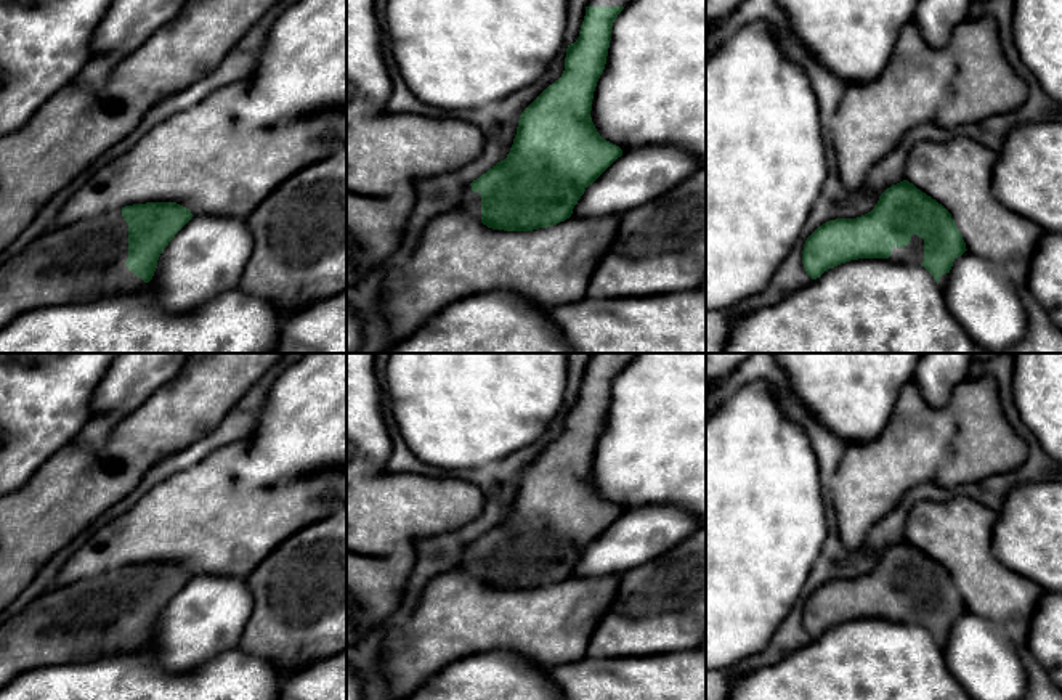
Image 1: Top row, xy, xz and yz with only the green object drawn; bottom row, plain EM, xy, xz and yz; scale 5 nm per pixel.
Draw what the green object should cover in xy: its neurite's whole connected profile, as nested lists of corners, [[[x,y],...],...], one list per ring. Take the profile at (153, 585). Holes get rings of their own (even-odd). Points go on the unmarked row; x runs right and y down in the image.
[[[146,562],[43,592],[0,628],[0,687],[29,669],[88,663],[143,647],[152,639],[164,608],[193,576],[176,562]]]

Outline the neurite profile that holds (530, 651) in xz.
[[[451,568],[425,586],[415,612],[399,626],[390,628],[382,644],[380,673],[391,698],[403,700],[444,666],[494,650],[517,652],[542,666],[563,666],[586,657],[590,637],[613,604],[619,575],[566,578],[533,591],[492,589]]]

